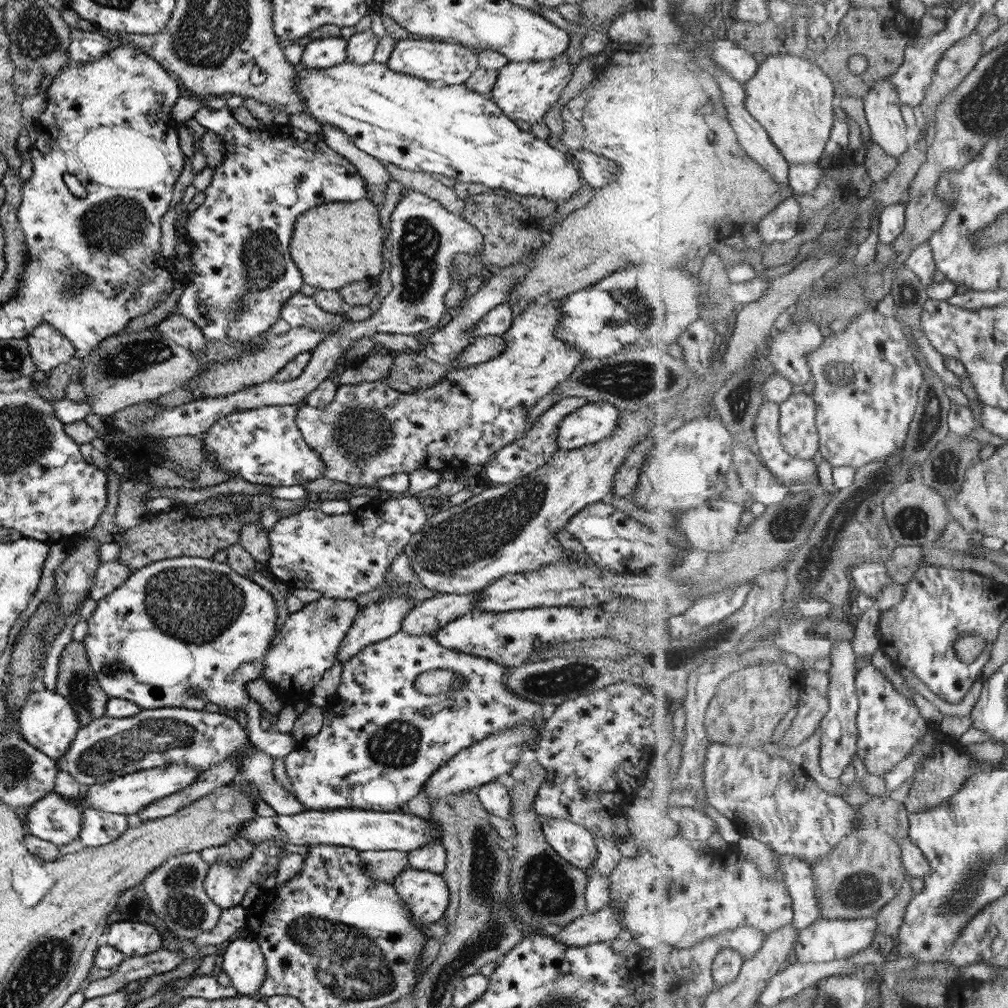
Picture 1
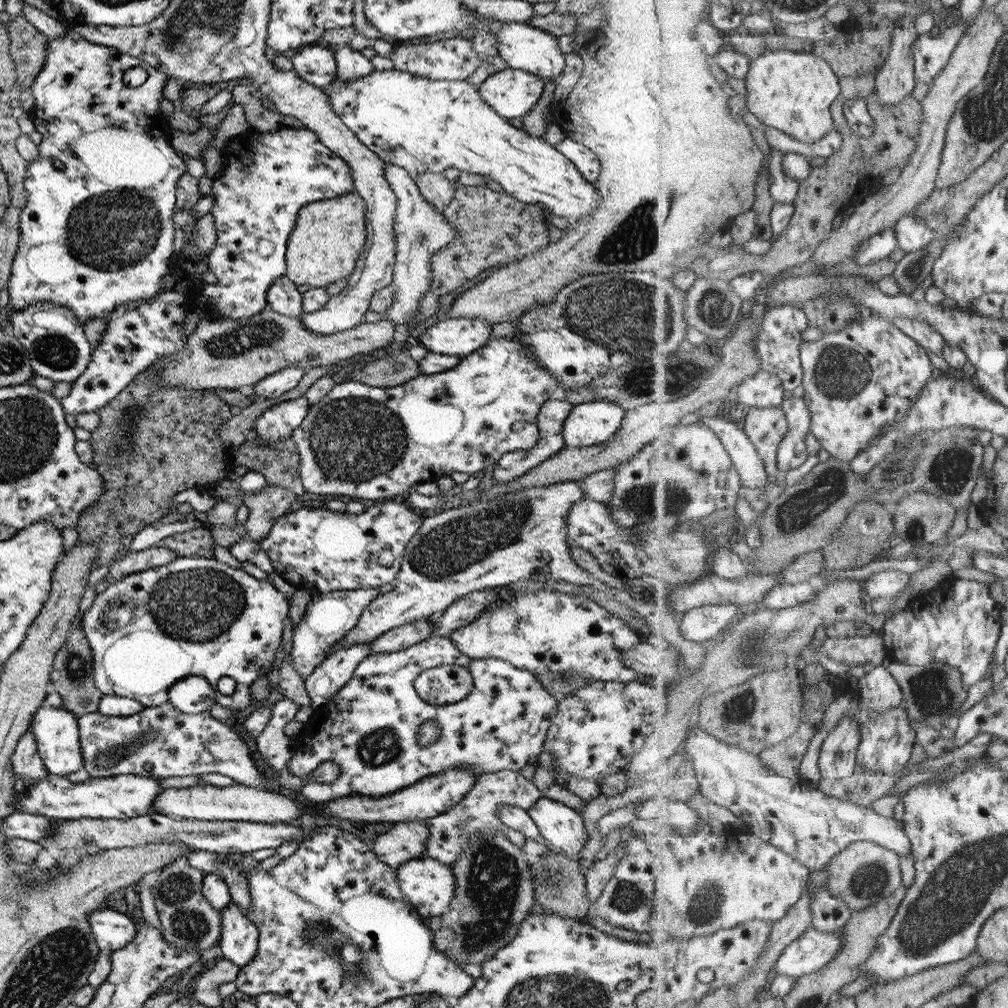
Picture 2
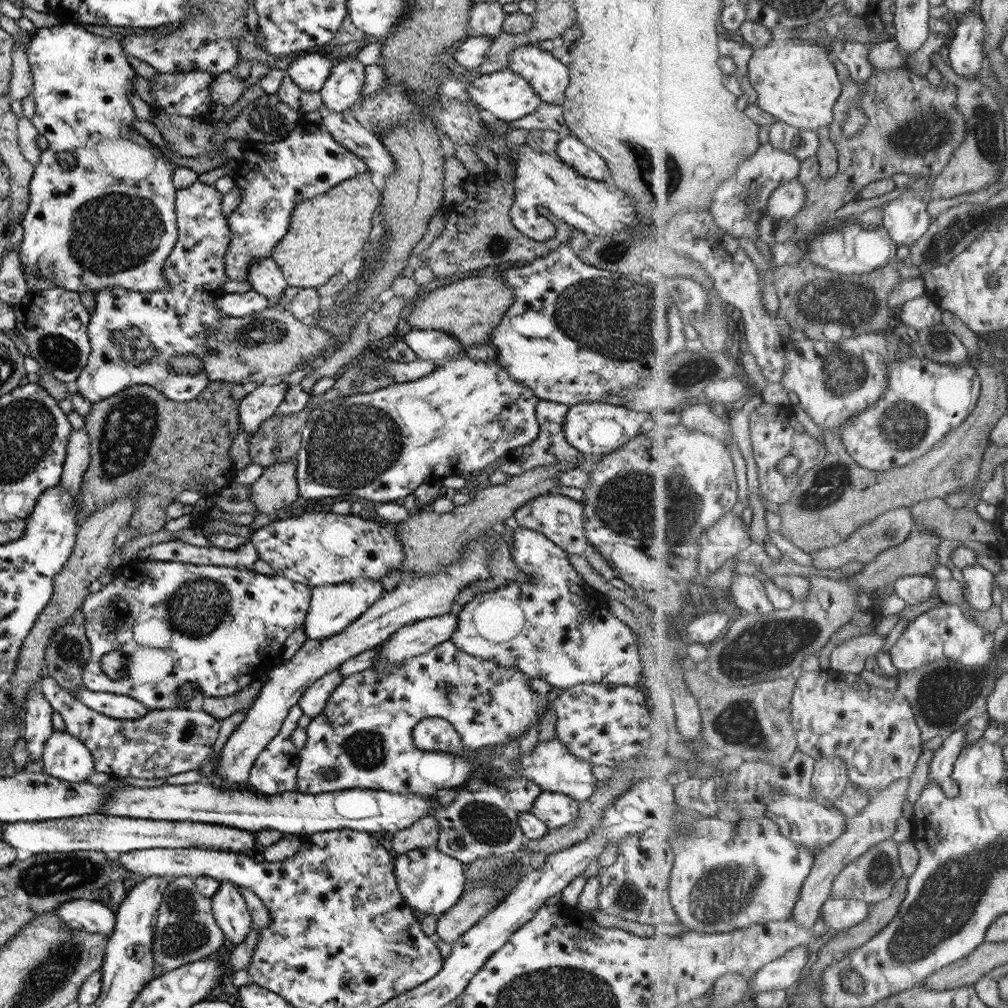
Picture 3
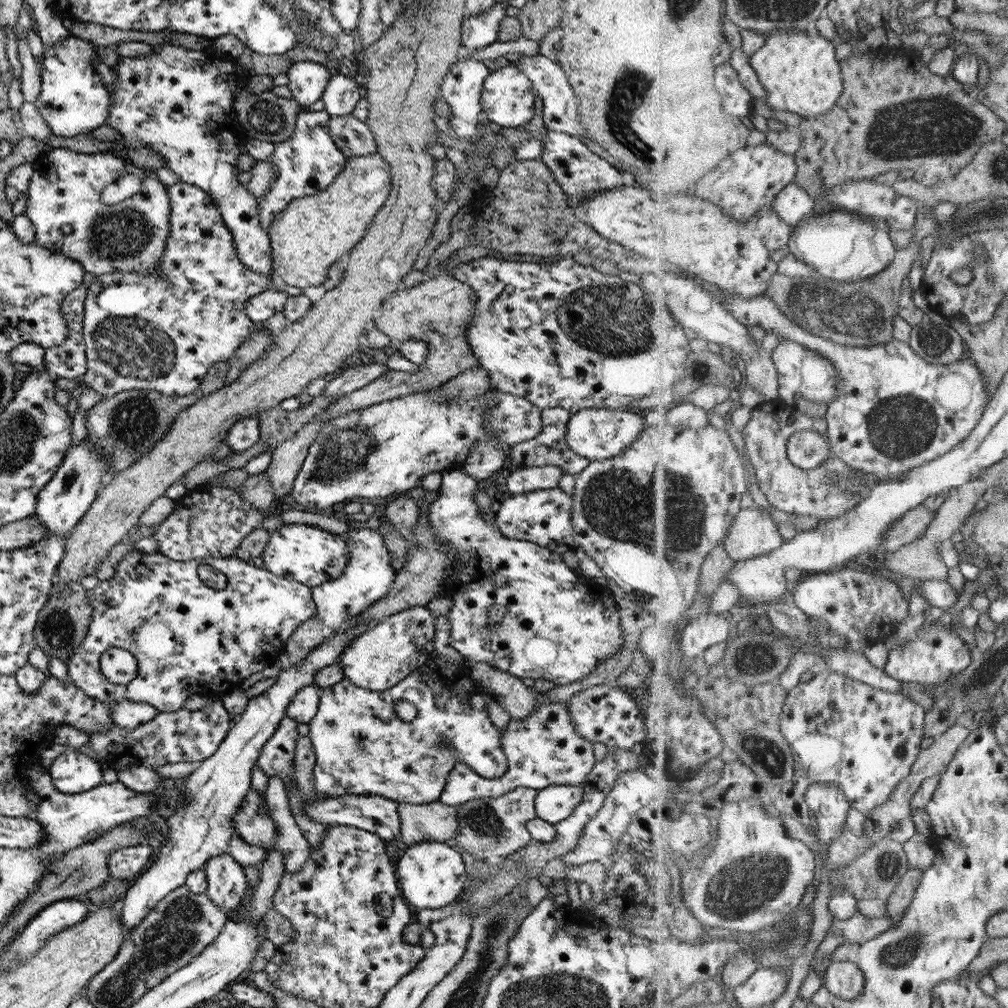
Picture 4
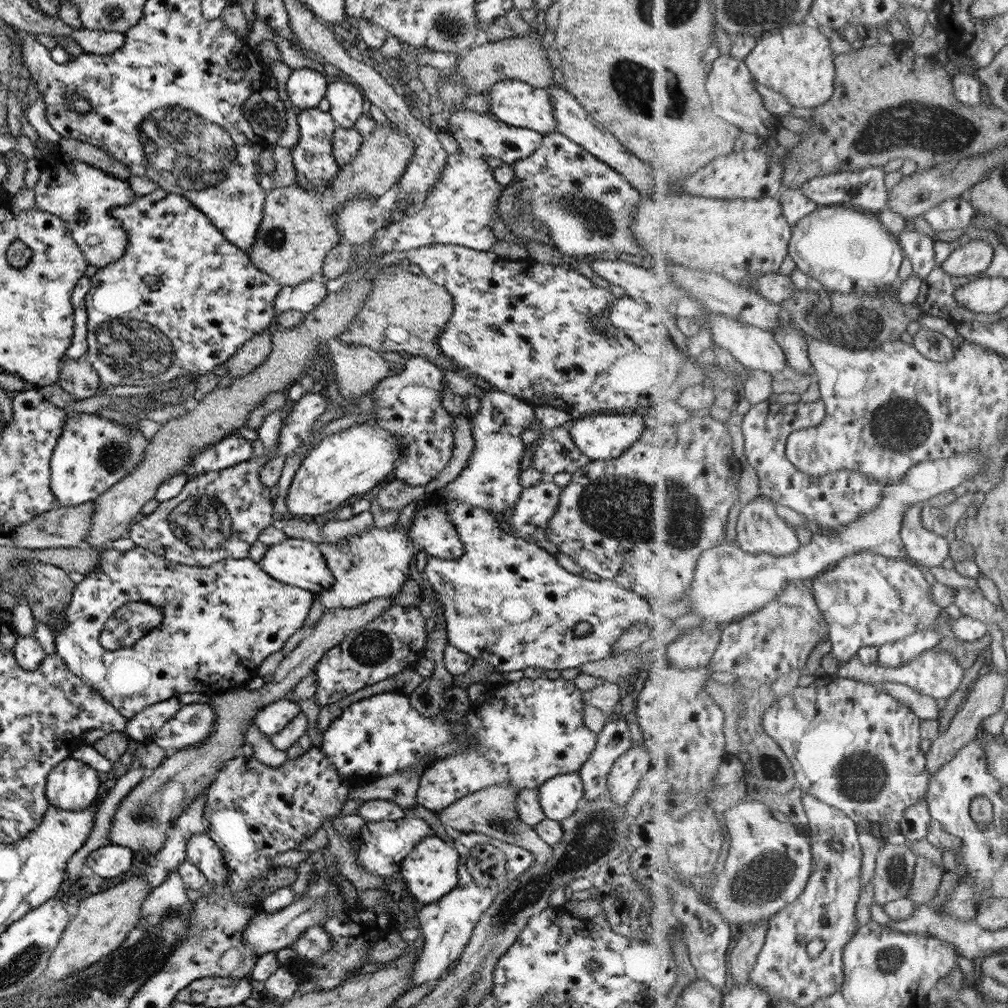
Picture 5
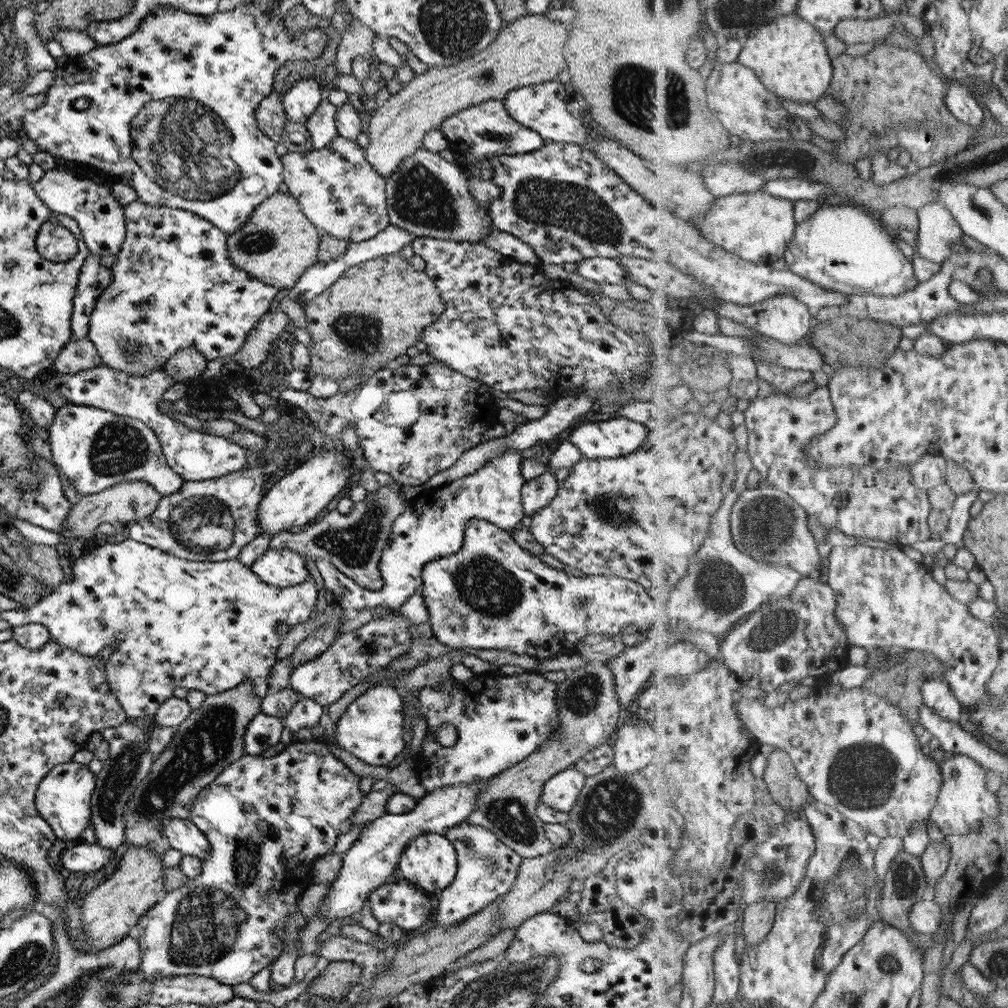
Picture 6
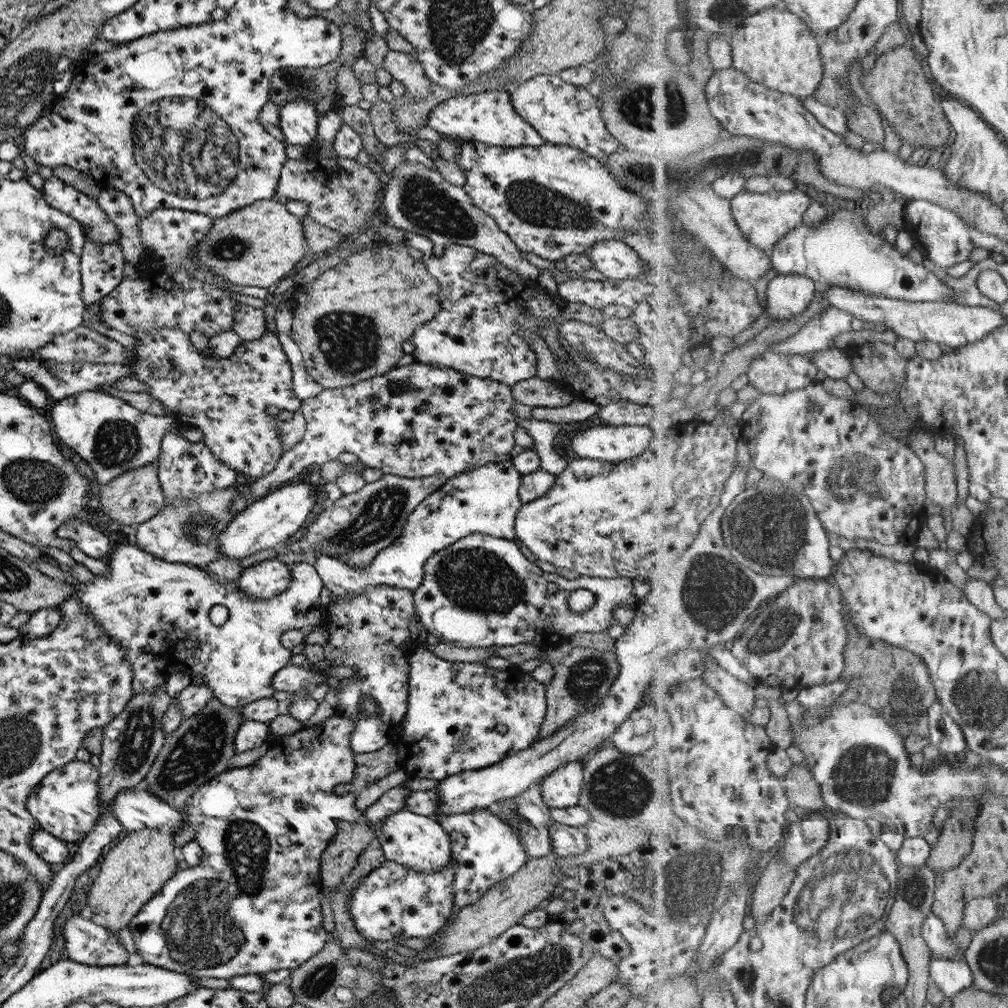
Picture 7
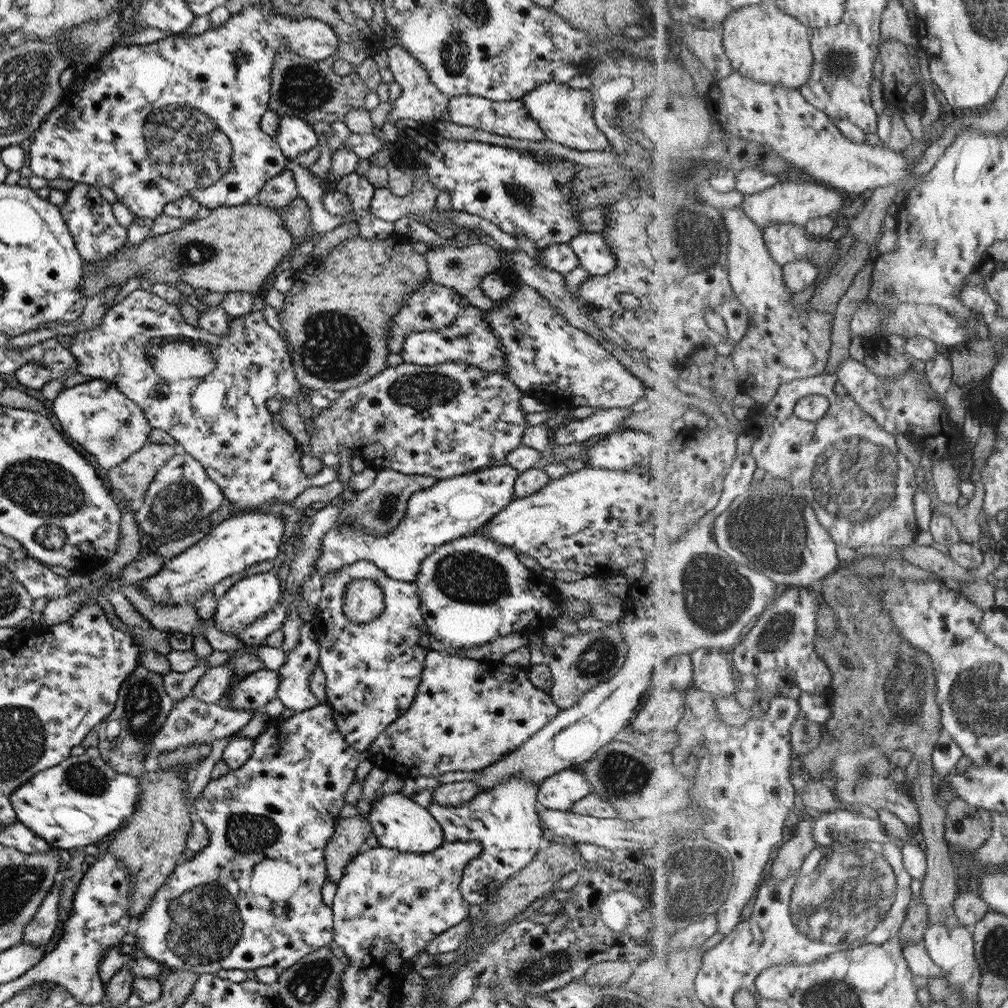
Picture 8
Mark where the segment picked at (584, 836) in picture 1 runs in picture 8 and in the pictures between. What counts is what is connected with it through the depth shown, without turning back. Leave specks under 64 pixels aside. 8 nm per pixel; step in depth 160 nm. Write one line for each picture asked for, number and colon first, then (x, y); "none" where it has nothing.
2: (560, 825)
3: (555, 810)
4: (554, 803)
5: (558, 796)
6: (560, 792)
7: (560, 789)
8: (558, 792)

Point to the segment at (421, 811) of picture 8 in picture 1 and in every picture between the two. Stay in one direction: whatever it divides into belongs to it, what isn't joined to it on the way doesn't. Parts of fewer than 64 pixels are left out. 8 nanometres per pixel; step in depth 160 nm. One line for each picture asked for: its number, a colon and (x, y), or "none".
1: (423, 892)
2: (427, 885)
3: (430, 882)
4: (431, 874)
5: (429, 872)
6: (428, 861)
7: (415, 841)

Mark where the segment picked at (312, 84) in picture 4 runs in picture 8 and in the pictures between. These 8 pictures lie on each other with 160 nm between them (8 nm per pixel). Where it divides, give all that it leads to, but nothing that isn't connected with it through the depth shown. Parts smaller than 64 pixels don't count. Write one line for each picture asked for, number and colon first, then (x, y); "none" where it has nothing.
5: (304, 87)
6: (298, 102)
7: (298, 120)
8: (294, 136)

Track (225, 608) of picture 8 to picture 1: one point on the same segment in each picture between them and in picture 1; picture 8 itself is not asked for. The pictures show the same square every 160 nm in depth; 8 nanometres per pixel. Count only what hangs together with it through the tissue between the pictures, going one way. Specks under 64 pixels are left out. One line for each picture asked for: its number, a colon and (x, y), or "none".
1: (340, 556)
2: (311, 548)
3: (315, 548)
4: (308, 555)
5: (296, 562)
6: (280, 567)
7: (267, 579)

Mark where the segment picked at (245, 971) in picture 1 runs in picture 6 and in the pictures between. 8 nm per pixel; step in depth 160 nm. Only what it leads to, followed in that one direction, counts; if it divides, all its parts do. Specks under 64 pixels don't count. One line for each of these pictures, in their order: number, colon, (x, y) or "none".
2: (238, 937)
3: (230, 914)
4: (226, 886)
5: (201, 851)
6: (181, 834)

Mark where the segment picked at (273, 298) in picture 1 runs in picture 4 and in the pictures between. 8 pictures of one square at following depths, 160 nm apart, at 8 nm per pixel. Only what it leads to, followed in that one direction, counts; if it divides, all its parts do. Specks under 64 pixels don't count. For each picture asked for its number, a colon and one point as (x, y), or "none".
2: (269, 176)
3: (274, 176)
4: (308, 161)

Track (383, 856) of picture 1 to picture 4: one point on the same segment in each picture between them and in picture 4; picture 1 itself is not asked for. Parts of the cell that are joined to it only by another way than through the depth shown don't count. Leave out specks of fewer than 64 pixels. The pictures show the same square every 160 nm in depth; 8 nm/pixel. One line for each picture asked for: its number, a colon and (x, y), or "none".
2: (404, 841)
3: (421, 833)
4: (435, 821)

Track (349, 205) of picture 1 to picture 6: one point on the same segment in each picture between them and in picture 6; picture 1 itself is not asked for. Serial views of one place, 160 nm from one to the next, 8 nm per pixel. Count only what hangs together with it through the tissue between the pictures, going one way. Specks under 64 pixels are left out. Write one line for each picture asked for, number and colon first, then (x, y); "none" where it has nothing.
2: (328, 235)
3: (325, 231)
4: (313, 231)
5: (296, 231)
6: (277, 243)

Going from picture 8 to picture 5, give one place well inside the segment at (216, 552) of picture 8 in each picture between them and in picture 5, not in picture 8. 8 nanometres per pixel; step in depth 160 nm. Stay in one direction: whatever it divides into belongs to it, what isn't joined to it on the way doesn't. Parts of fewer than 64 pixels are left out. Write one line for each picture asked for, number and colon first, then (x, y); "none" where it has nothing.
5: (344, 465)
6: (298, 497)
7: (263, 525)

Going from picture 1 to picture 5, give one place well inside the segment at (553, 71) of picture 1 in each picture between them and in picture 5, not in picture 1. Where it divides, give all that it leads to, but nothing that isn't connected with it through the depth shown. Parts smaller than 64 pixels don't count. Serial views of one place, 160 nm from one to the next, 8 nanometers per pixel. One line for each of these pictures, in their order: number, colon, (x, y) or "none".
2: (511, 93)
3: (505, 95)
4: (506, 97)
5: (517, 104)

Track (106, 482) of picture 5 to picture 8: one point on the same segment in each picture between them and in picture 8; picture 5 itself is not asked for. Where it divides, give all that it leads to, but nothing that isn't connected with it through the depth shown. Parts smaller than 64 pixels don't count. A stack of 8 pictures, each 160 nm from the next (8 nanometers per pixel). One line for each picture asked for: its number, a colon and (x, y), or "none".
6: (93, 449)
7: (110, 435)
8: (95, 414)

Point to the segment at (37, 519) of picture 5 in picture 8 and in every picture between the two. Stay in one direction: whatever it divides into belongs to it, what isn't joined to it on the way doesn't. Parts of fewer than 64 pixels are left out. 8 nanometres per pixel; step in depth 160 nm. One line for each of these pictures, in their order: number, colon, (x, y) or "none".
6: (125, 502)
7: (135, 496)
8: (130, 478)

